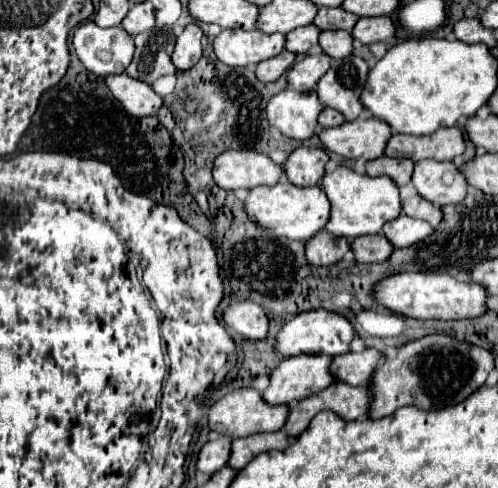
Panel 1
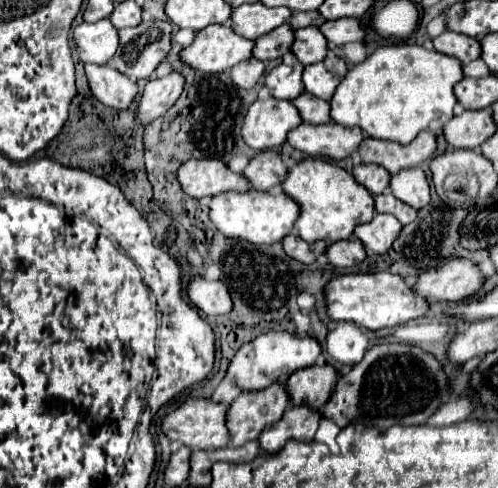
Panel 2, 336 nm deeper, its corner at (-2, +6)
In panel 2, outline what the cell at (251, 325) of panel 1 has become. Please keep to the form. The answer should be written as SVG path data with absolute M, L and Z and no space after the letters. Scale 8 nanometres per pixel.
M195 275L189 283L187 291L191 303L201 309L205 315L227 315L233 311L233 301L229 297L227 287L221 281L205 281Z

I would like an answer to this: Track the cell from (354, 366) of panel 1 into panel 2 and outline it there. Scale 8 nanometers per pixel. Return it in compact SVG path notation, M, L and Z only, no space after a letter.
M329 363L297 369L287 381L291 403L309 405L321 411L331 397L335 381L337 381L337 369Z

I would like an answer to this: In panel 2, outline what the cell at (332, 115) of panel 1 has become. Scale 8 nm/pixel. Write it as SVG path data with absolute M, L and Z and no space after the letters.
M301 93L293 105L299 109L305 123L329 123L329 103L313 97L311 93Z

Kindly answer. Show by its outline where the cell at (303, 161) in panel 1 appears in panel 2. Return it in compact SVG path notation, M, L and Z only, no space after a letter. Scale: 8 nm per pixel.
M261 151L251 159L243 175L255 189L271 191L271 187L281 185L281 177L285 177L285 171L289 171L289 167L285 165L279 151Z

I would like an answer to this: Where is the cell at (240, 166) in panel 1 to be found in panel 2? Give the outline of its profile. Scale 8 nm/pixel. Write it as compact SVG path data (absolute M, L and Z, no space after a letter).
M189 159L177 171L183 191L191 197L207 197L225 191L247 191L245 175L233 173L221 159Z

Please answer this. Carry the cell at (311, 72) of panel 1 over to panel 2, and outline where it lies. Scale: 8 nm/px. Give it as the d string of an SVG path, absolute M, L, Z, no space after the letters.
M299 61L293 65L281 63L267 73L265 85L271 89L273 97L293 101L305 91L305 87L301 85L301 73L303 73L303 65Z

